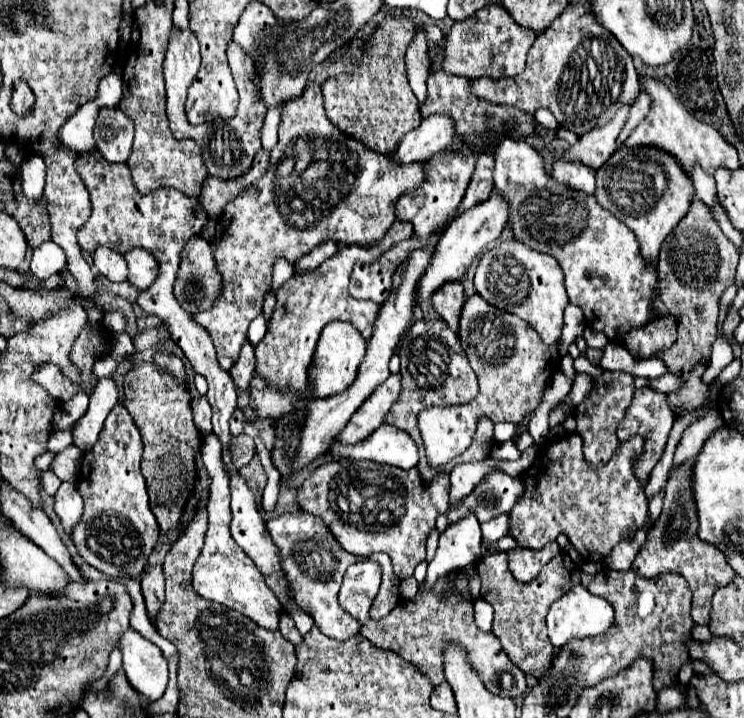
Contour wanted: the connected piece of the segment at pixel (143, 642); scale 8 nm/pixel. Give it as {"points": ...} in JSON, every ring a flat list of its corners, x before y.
{"points":[[133,629,121,637,119,647,123,651,123,669,129,683,149,701,163,697,167,687,167,661,161,649]]}

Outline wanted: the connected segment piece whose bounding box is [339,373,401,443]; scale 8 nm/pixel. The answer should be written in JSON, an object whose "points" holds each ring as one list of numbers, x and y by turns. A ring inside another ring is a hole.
{"points":[[399,373,389,375,389,379,381,383,355,411,355,415,349,419,345,429,339,433,339,441,357,443,357,441,363,441,367,433,377,429,383,423,385,413,395,403,395,397,399,397,399,389,401,389]]}

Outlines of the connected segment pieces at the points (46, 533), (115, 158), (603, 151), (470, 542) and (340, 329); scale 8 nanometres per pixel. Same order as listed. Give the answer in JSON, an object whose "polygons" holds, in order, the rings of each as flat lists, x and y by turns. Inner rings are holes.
{"polygons":[[[3,483,1,487,1,509,7,517,11,517,15,529,23,533,25,537,31,537,35,545,39,545,51,559,59,561,63,569,67,569,67,575,71,581,85,581,83,573,79,567,73,563,69,549,61,541,57,529,49,521,49,517,41,511,35,509,21,493,17,493,9,483]],[[101,109,95,123,95,147,111,163,125,163,133,145,133,121,121,109]],[[623,107,605,127,597,127,589,133,581,135,575,145,571,145,569,149,563,151,561,159,579,161,579,163,587,165,589,169,599,169,617,149,615,139,625,125,627,113,629,113,629,107]],[[467,513,457,523,449,523,439,537,439,547,435,559,429,563,423,589,431,589,437,579,479,561,481,543,481,527,475,513]],[[331,321,317,343,315,359,311,365,311,395,313,397,329,397,343,393,351,381,355,381,355,373,359,365,363,363,367,349,367,341,363,341,363,335,347,321]]]}

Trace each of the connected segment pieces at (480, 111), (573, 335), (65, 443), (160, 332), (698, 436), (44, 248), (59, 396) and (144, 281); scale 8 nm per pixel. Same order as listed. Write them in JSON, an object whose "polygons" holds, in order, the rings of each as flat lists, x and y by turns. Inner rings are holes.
{"polygons":[[[433,71,429,73,427,79,427,101,421,105,421,115,433,115,433,113,449,113,455,119,455,135,463,135,465,143,471,151,479,153,479,151,489,151,491,143,485,139,485,133,491,129,503,129,505,123,513,123,511,131,519,137,527,135,533,131,533,121,527,121,525,113,515,109,515,107,505,107,505,105,493,105,489,101,481,101,477,99,471,91,469,91,469,79,459,77,459,75,449,75,445,71]],[[567,305,565,307,565,325,563,325,563,335,559,341,559,353,565,355,567,347,583,333,585,329,585,317,583,311,579,309,579,305]],[[71,425,69,429,63,429,63,431,53,431,53,435,49,439,49,451,59,453,59,451,67,449,69,445,73,445,73,439,75,439,73,429,75,429,75,425]],[[161,325,161,327,157,327,157,329,141,331,141,333,135,337,133,345,135,345,137,351,143,351,143,349,147,349,147,347,157,347,157,345,161,345,161,341,167,339,167,337,169,337,169,331,167,331,165,325]],[[716,407,709,413,709,417,703,417,699,421,695,421,693,425,689,425,685,429,683,437,681,437,681,443,677,445,672,468,676,468,686,461,691,461,691,459,695,459,695,455,701,449,701,445,705,443,705,439,709,438,709,433,713,433,715,429,723,425,723,418]],[[45,241,43,245,39,245,33,251,31,275,33,275,33,279,37,283,41,283,43,279,51,277,53,273,61,273,63,267,65,267,65,253,53,241]],[[53,363,39,365,39,369,35,369,35,373,31,377,35,377,35,383,41,385,47,393,51,393,51,397,55,397,61,403,73,399,79,391,79,387,75,387,69,379,65,379,61,375,59,367]],[[131,249,125,253,125,261,129,265,129,279,131,285,151,285,157,277,159,265,155,263,155,257,143,249]]]}

